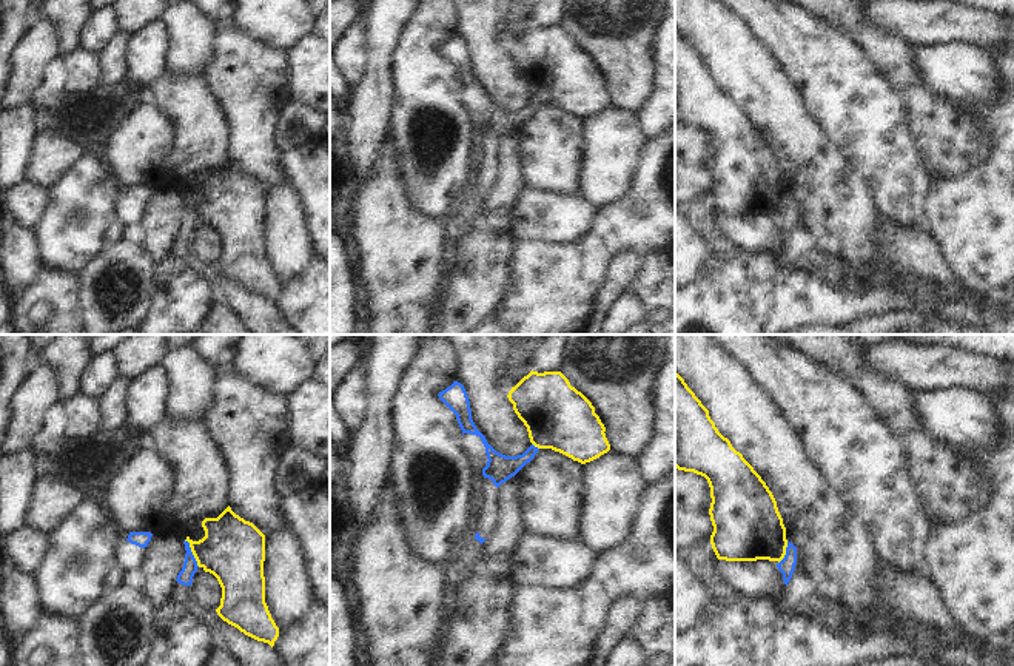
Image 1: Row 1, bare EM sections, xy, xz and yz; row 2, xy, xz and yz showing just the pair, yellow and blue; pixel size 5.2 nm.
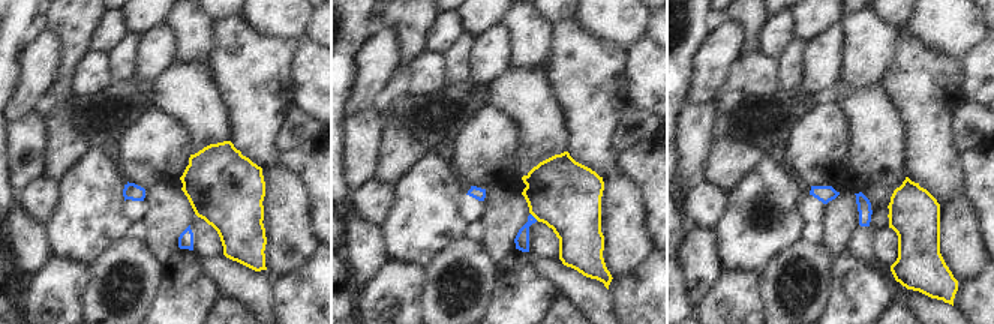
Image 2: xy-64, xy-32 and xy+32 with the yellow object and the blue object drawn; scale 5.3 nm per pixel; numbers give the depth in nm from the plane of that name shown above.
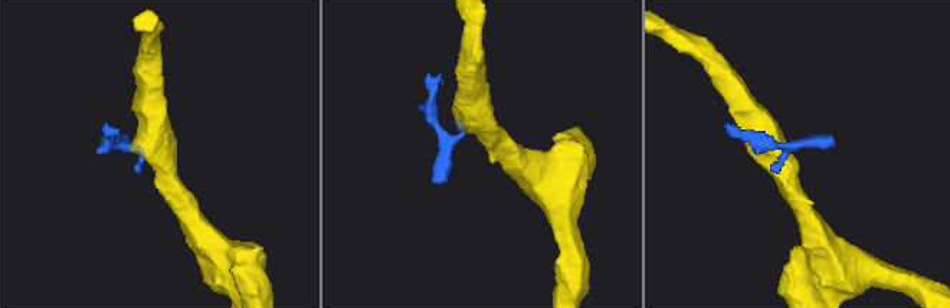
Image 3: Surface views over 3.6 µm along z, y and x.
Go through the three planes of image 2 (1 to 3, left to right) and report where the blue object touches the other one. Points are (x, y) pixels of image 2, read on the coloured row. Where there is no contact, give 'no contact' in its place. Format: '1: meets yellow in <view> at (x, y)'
1: no contact
2: meets yellow in xy-32 at (534, 216)
3: no contact

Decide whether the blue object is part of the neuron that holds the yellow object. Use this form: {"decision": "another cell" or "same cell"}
{"decision": "another cell"}

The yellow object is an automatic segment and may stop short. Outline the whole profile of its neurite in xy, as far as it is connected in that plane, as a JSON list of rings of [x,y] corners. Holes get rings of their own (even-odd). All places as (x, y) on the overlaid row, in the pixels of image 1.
[[[230,506],[217,518],[205,518],[202,527],[205,530],[202,540],[193,541],[186,536],[185,541],[190,543],[197,566],[213,574],[222,587],[217,615],[245,635],[273,648],[279,627],[265,603],[265,535],[253,523],[236,515]]]

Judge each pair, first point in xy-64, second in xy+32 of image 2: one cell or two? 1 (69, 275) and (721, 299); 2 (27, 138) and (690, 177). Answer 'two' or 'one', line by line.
1: one
2: one

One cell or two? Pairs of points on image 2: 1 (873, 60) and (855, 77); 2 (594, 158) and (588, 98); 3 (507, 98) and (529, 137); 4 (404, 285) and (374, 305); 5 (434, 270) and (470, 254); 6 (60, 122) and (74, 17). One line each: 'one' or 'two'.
1: one
2: one
3: one
4: one
5: one
6: one

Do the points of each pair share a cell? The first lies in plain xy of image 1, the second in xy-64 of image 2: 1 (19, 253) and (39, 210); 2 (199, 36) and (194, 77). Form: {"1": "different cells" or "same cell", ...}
{"1": "different cells", "2": "different cells"}

